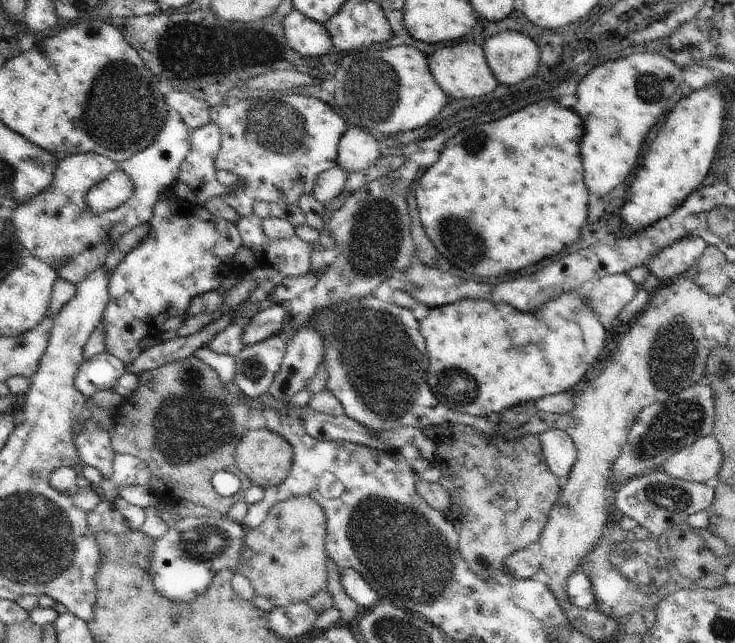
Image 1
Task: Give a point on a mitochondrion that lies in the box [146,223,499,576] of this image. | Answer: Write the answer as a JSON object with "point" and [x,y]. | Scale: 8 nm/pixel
{"point":[380,360]}

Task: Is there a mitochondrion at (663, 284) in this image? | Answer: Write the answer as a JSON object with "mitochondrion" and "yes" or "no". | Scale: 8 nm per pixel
{"mitochondrion":"no"}

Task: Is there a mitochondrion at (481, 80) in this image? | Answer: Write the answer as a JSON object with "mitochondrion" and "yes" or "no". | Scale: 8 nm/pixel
{"mitochondrion":"no"}

